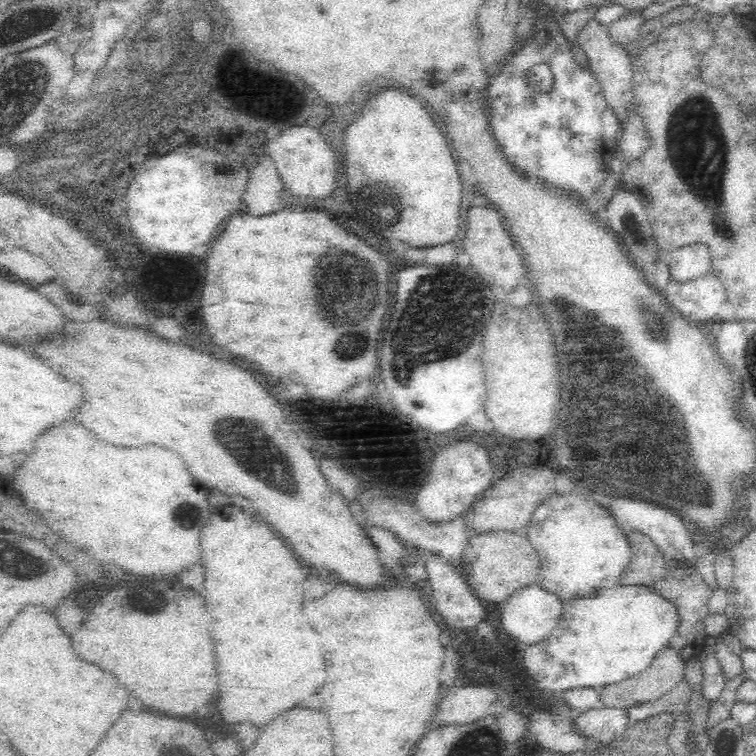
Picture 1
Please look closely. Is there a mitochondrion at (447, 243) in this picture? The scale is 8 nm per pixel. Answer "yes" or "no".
no

